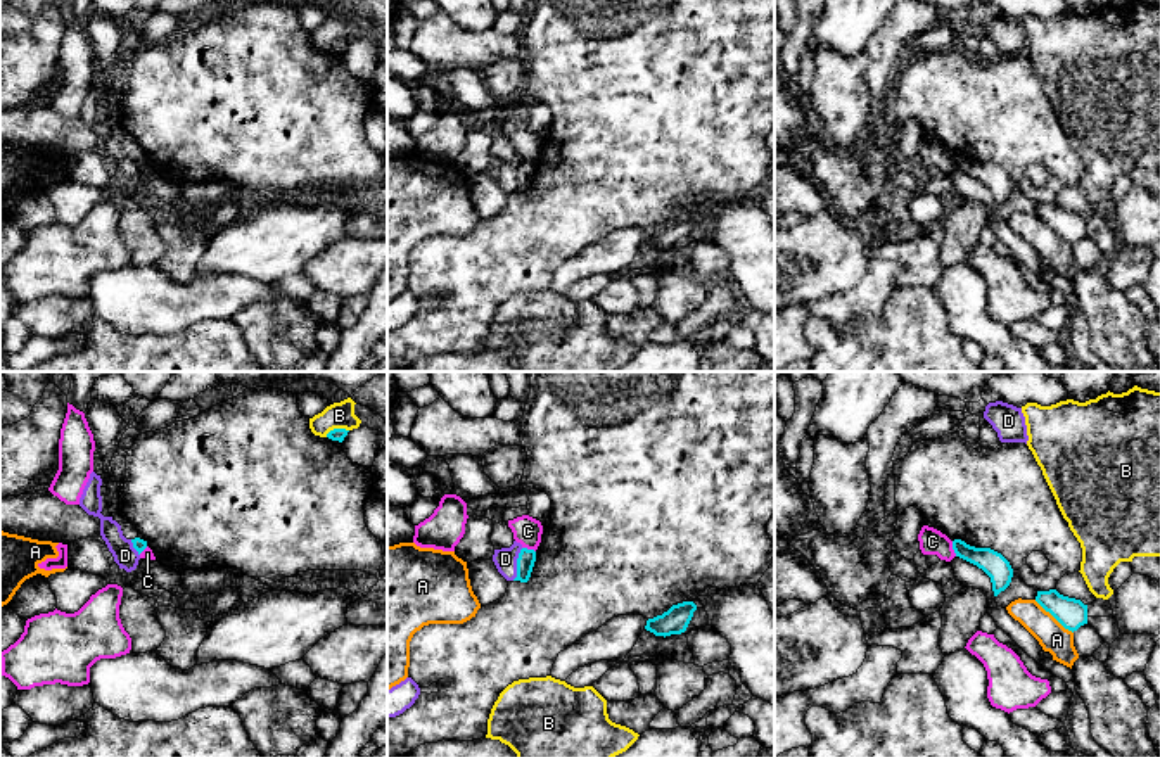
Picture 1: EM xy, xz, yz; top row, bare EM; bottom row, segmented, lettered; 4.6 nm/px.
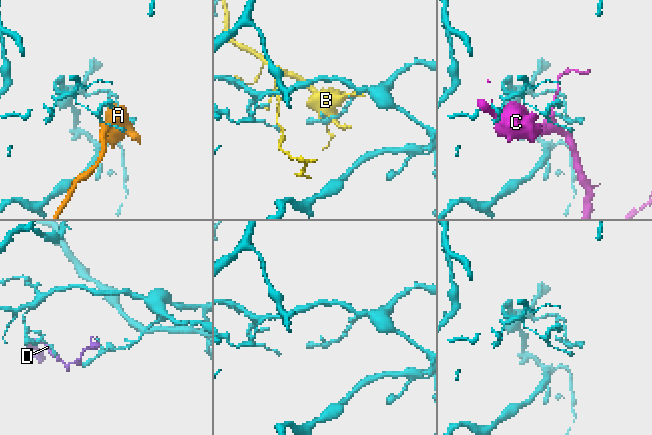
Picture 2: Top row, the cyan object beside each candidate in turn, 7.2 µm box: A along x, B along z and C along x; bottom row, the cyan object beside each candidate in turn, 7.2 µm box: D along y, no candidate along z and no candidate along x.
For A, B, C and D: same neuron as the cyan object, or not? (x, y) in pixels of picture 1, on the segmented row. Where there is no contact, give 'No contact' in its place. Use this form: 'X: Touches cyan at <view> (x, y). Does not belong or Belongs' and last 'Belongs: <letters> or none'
A: Touches cyan at yz (1053, 616). Does not belong
B: Touches cyan at xy (336, 429). Does not belong
C: Touches cyan at yz (953, 548). Does not belong
D: Touches cyan at xz (517, 564). Does not belong
Belongs: none

